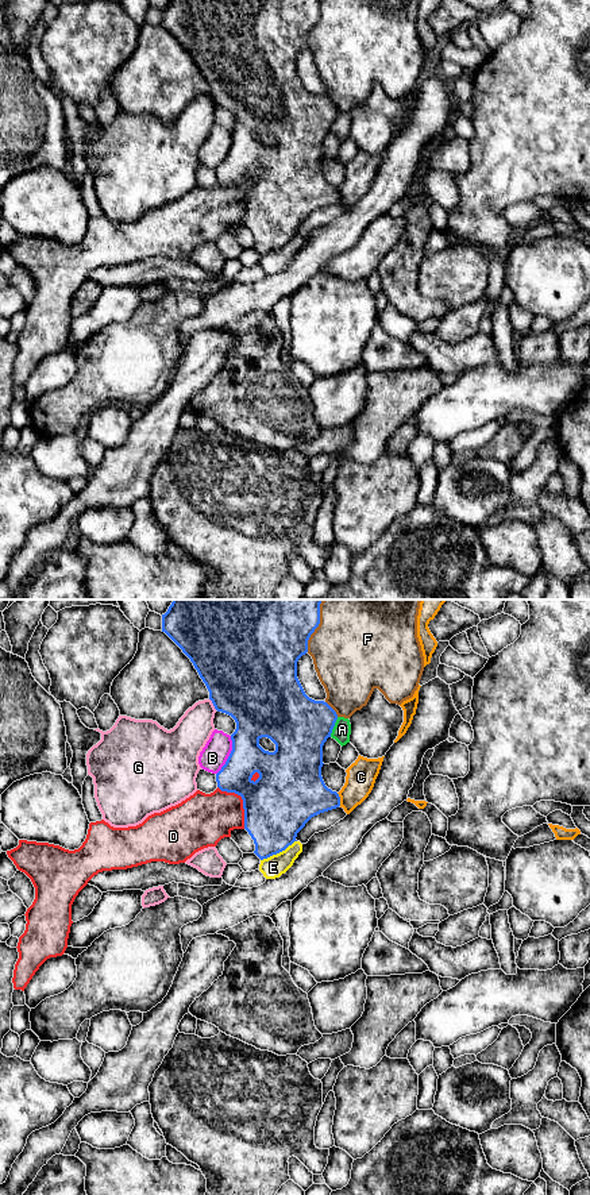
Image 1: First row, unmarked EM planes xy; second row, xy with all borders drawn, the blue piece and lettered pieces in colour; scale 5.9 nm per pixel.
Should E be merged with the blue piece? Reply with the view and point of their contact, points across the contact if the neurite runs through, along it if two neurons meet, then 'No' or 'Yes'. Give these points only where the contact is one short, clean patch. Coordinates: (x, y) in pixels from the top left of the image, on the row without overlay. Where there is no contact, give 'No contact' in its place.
Touches blue at xy (278, 247). Boundary: xy (296, 235), (284, 245), (261, 255). No

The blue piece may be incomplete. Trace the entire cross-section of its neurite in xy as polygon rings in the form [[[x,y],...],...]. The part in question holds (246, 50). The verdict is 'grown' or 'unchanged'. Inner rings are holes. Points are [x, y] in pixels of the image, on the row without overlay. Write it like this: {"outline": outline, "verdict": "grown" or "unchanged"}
{"outline": [[[170,0],[167,7],[162,9],[162,27],[165,27],[190,54],[209,86],[209,95],[212,96],[215,104],[231,111],[236,117],[236,124],[231,130],[232,146],[225,159],[216,169],[216,177],[221,186],[235,188],[242,192],[244,204],[244,224],[254,235],[254,248],[261,255],[285,246],[289,240],[297,236],[297,228],[312,212],[340,201],[339,189],[328,184],[321,171],[321,162],[324,159],[323,140],[327,134],[331,132],[338,109],[327,97],[309,93],[297,73],[297,57],[308,47],[308,35],[319,19],[320,0]],[[262,132],[267,132],[275,139],[274,147],[265,146],[259,140],[259,135]]], "verdict": "unchanged"}

